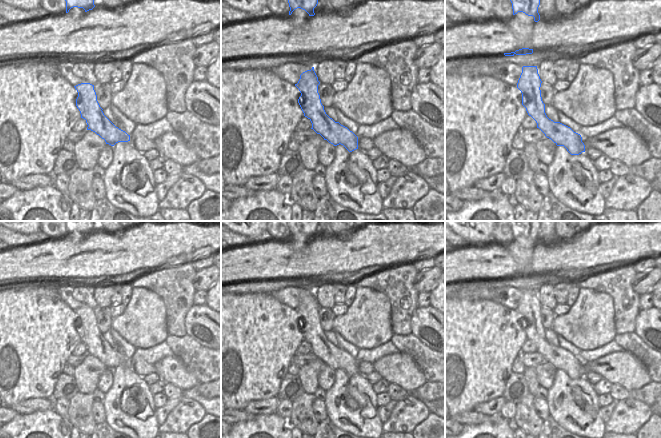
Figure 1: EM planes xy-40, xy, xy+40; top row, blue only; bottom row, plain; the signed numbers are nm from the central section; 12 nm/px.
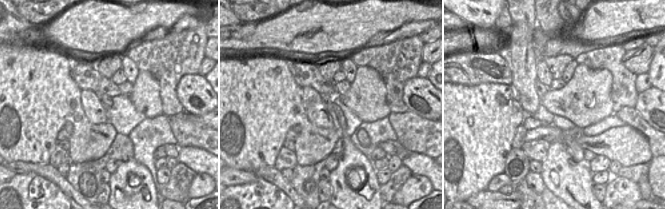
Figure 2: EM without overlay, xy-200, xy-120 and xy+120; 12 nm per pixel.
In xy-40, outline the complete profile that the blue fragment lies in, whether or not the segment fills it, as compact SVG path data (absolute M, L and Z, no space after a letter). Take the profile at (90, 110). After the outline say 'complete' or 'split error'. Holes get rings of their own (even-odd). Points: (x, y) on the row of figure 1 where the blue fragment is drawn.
M81 83L74 86L78 92L76 106L81 118L86 120L87 130L91 130L105 140L106 144L114 146L118 142L130 141L130 135L116 127L103 113L97 101L94 85Z; complete

